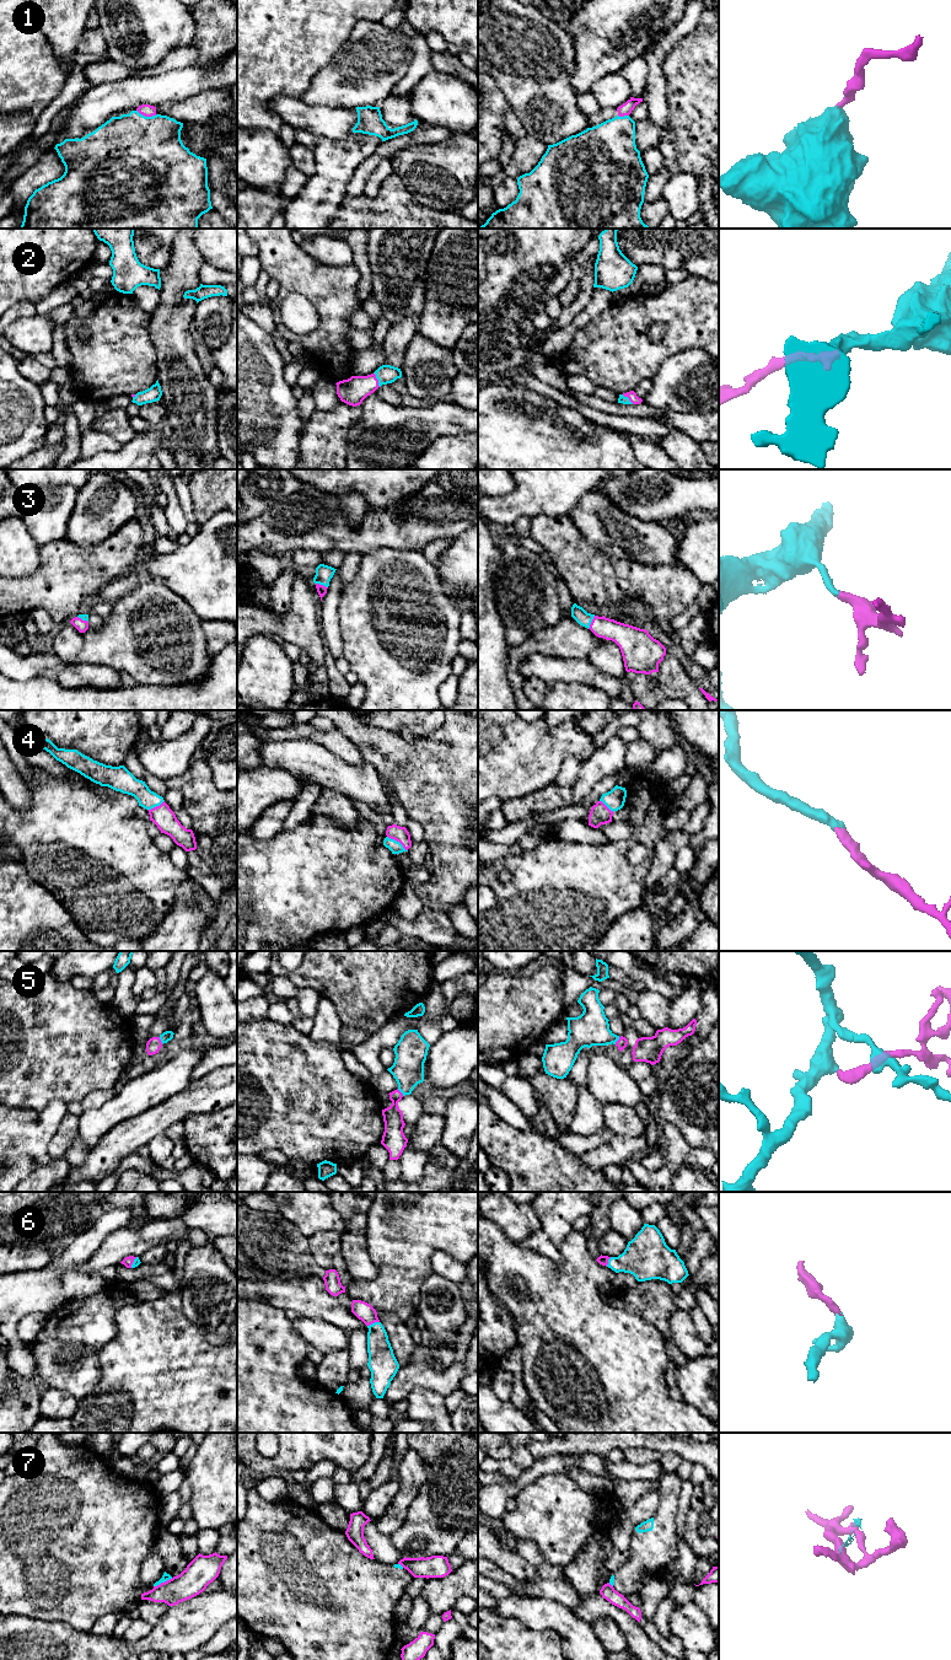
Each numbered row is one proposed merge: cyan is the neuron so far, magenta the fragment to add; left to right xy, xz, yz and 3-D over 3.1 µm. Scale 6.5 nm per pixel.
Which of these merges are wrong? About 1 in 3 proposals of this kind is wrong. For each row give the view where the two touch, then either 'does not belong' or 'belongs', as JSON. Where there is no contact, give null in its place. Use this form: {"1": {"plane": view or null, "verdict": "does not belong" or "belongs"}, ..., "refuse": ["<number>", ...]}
{"1": {"plane": "xy", "verdict": "does not belong"}, "2": {"plane": "xz", "verdict": "belongs"}, "3": {"plane": "yz", "verdict": "belongs"}, "4": {"plane": "xz", "verdict": "belongs"}, "5": {"plane": "xy", "verdict": "belongs"}, "6": {"plane": "xz", "verdict": "belongs"}, "7": {"plane": "xy", "verdict": "does not belong"}, "refuse": ["1", "7"]}

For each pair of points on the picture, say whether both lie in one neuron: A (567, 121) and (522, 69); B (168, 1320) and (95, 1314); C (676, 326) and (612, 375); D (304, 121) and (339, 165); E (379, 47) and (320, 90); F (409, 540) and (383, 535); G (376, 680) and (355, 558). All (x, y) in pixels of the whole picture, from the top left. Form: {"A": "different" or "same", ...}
{"A": "same", "B": "different", "C": "same", "D": "different", "E": "same", "F": "same", "G": "different"}

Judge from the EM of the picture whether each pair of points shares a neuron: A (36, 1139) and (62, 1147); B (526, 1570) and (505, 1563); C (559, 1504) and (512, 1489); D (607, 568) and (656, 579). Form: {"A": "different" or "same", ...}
{"A": "different", "B": "same", "C": "different", "D": "same"}

